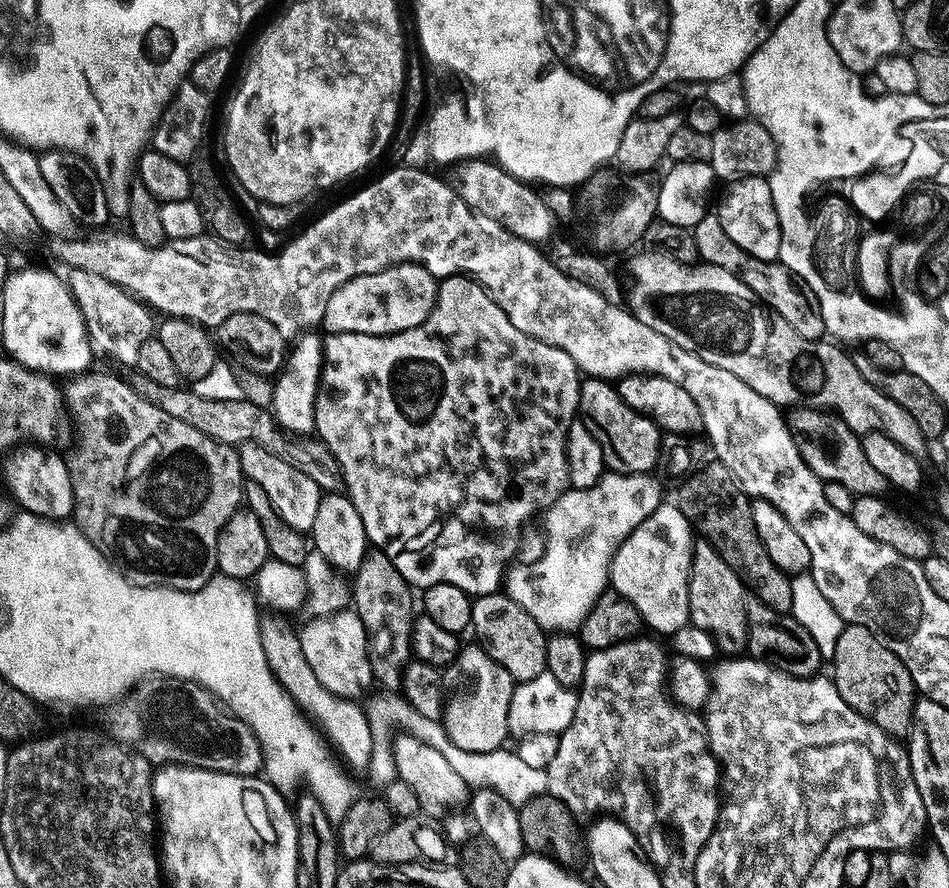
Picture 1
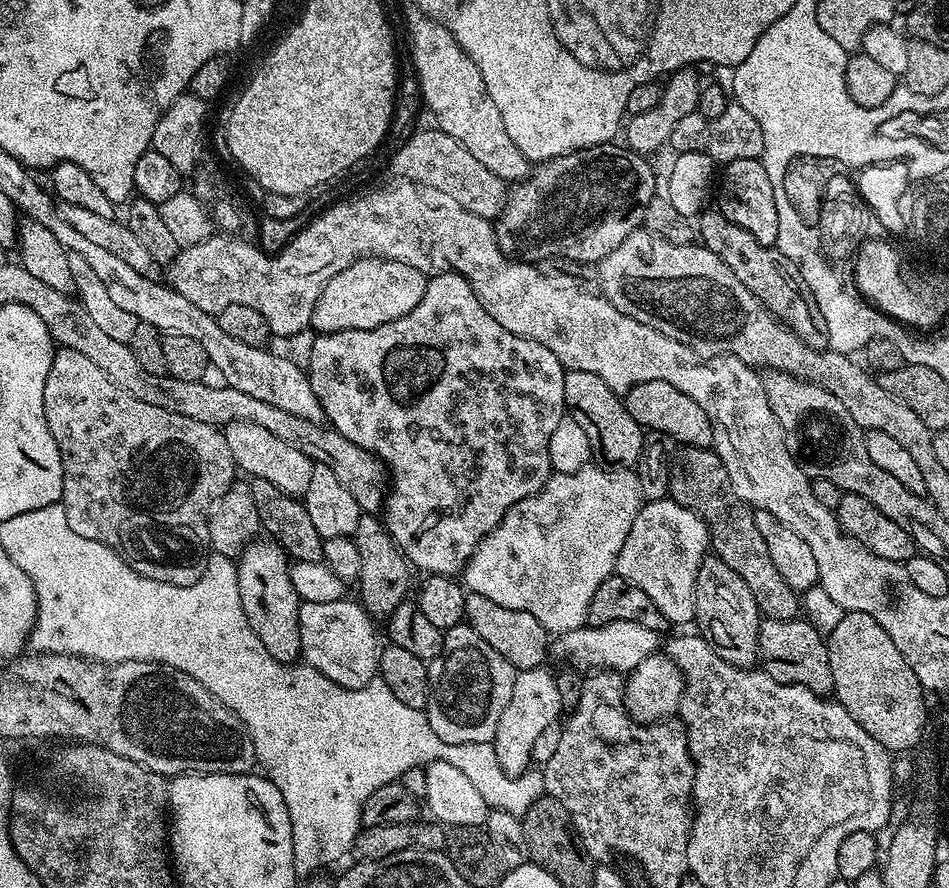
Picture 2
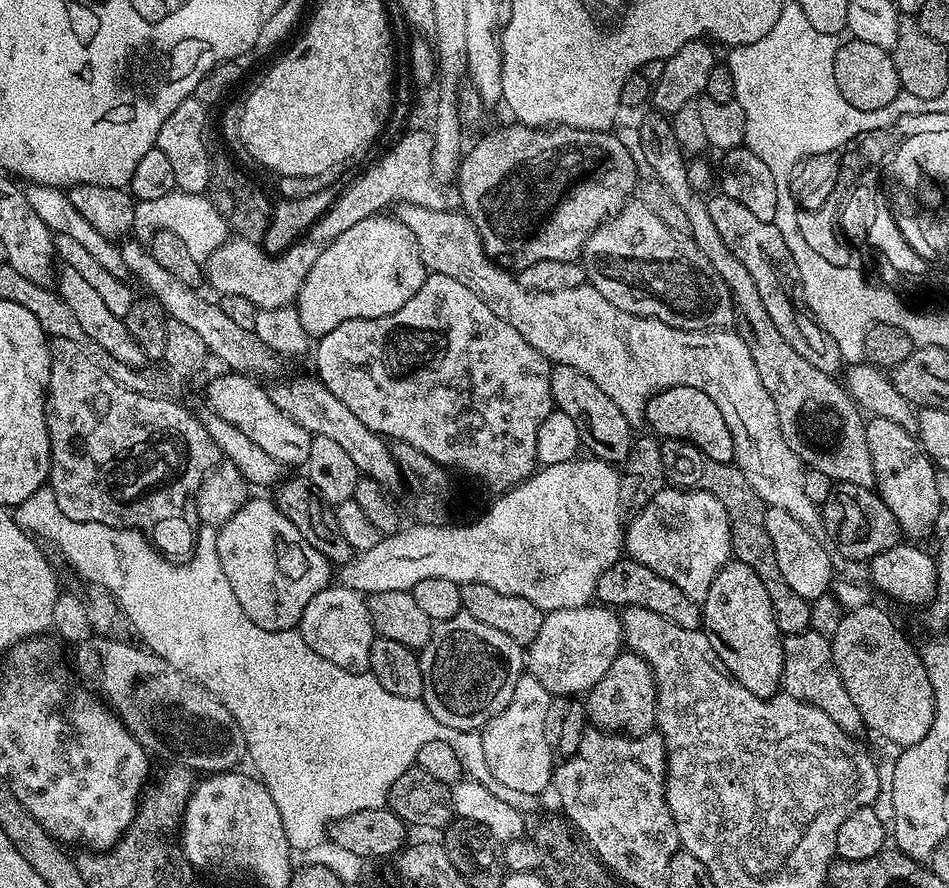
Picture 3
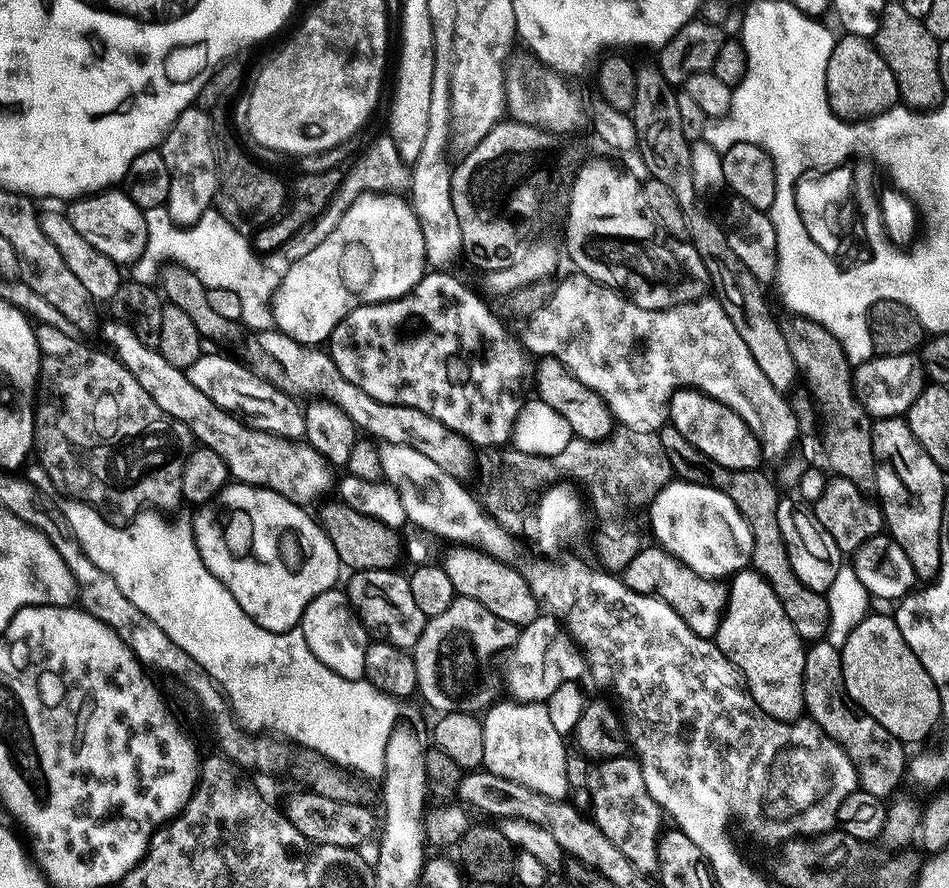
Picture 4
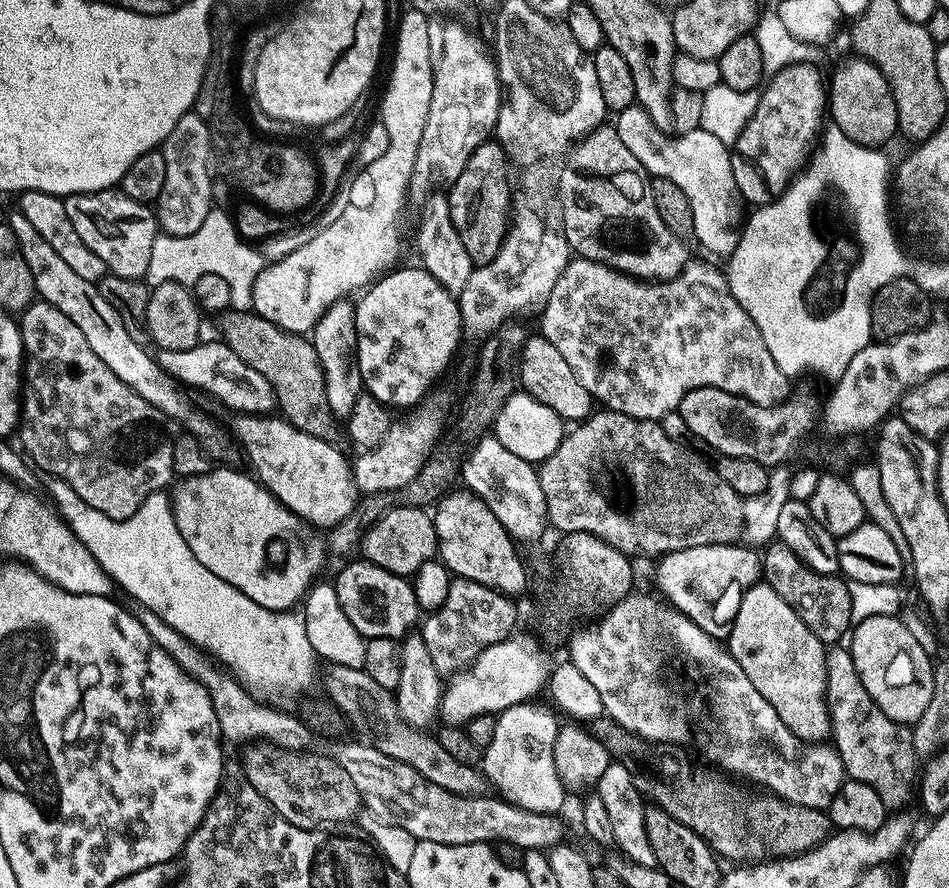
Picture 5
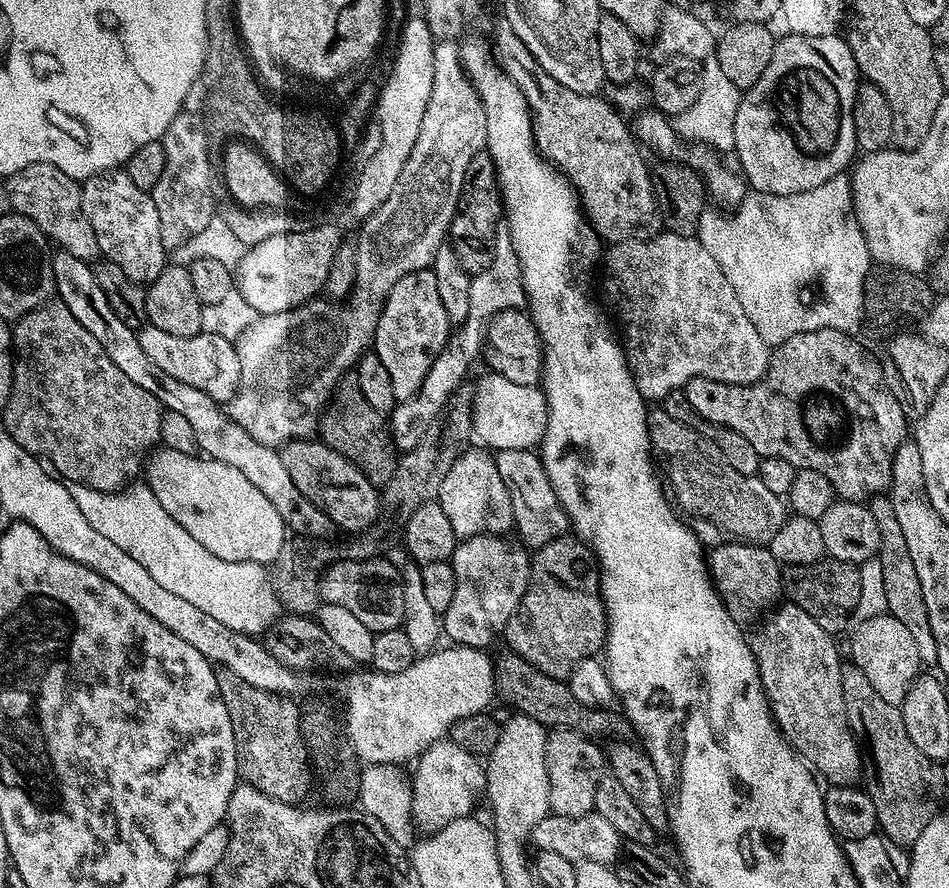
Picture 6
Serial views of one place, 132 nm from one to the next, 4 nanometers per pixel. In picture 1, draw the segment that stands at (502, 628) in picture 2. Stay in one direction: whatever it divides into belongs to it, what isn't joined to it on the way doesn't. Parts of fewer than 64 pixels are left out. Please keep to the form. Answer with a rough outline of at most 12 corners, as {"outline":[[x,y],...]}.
{"outline":[[503,591],[477,596],[472,627],[513,681],[546,670],[545,629]]}

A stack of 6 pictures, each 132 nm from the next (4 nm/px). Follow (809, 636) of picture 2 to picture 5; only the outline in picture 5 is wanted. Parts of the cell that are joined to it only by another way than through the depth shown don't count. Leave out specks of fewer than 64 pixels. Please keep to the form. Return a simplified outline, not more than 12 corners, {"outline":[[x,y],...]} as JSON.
{"outline":[[844,646],[827,649],[831,739],[847,779],[885,809],[918,788],[912,728],[866,694]]}

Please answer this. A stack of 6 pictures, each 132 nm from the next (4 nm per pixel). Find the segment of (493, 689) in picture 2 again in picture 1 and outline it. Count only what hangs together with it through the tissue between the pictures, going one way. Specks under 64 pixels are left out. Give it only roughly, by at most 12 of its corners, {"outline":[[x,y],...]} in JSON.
{"outline":[[479,646],[443,669],[442,723],[471,752],[505,747],[512,676]]}

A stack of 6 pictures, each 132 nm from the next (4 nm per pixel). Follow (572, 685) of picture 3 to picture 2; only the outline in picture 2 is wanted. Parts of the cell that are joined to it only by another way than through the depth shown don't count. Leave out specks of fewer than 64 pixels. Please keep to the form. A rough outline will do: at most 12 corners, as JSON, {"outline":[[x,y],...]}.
{"outline":[[638,623],[585,626],[553,639],[551,655],[580,672],[627,674],[659,648]]}

